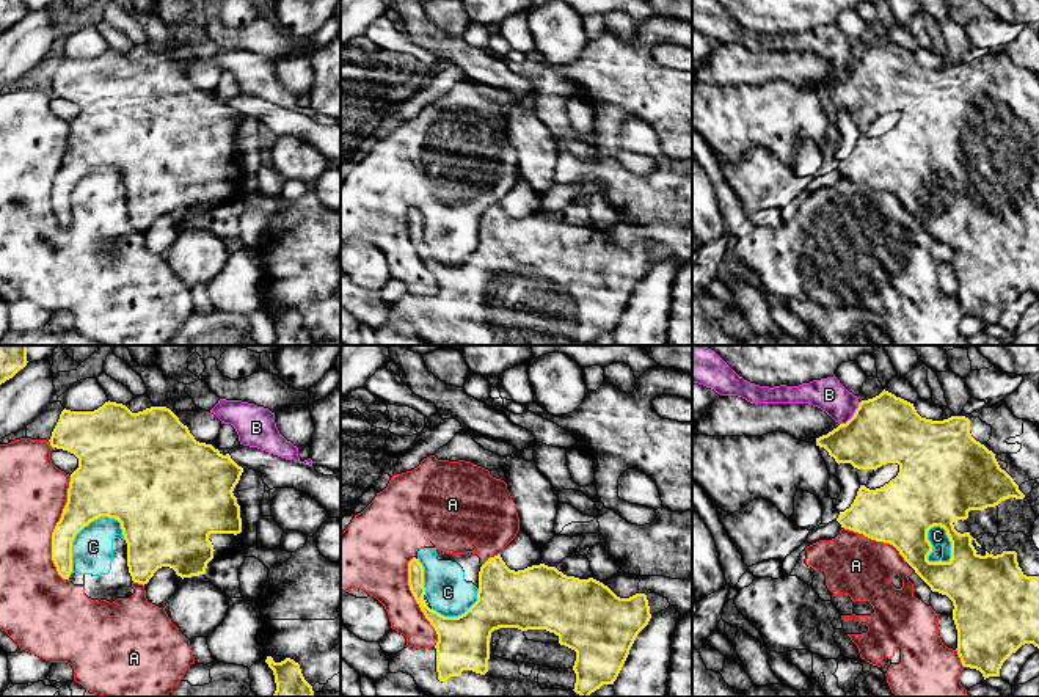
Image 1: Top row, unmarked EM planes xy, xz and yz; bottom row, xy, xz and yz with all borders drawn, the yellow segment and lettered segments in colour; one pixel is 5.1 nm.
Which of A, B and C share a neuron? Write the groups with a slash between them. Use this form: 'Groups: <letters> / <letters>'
Groups: A C / B

